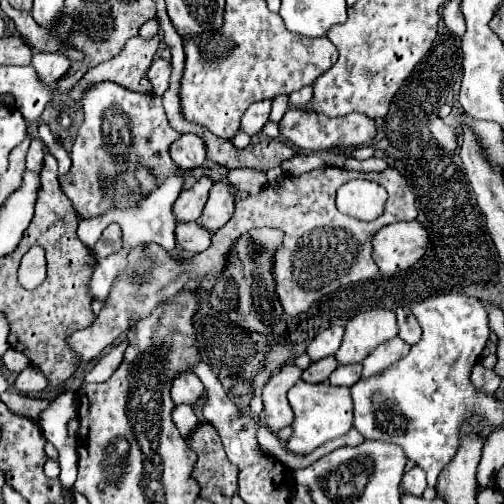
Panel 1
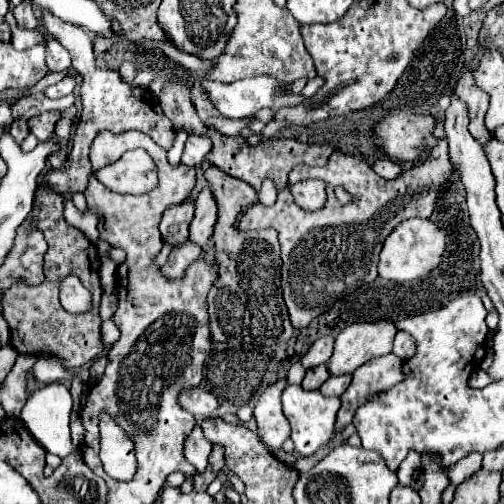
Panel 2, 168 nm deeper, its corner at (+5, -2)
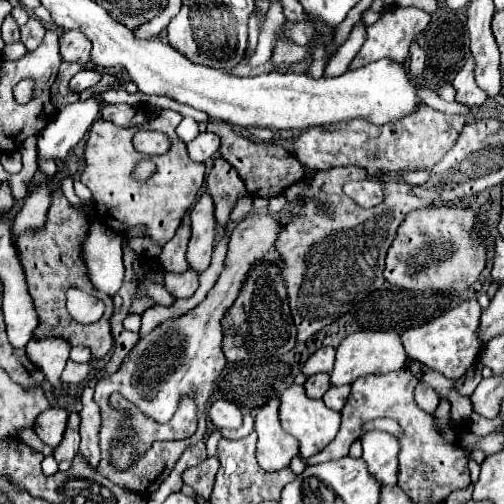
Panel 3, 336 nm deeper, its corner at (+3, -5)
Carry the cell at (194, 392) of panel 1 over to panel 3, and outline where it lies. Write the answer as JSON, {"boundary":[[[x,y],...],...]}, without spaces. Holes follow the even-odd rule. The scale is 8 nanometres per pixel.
{"boundary":[[[218,399],[218,401],[214,401],[210,405],[208,417],[220,429],[224,429],[224,427],[236,429],[236,427],[242,425],[242,413],[240,413],[240,409],[234,403],[224,401],[224,399]]]}

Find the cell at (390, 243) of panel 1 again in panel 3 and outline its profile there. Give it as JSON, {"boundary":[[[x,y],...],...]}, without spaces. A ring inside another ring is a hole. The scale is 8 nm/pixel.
{"boundary":[[[434,207],[420,209],[410,213],[398,227],[398,235],[388,249],[384,277],[390,285],[404,289],[432,289],[432,291],[450,291],[450,289],[466,289],[478,281],[480,271],[486,265],[486,245],[474,235],[476,213],[462,207]]]}

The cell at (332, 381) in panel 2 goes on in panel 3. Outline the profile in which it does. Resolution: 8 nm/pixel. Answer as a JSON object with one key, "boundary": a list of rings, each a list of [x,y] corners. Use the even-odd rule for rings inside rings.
{"boundary":[[[342,385],[342,387],[330,387],[326,393],[324,393],[324,403],[334,409],[334,411],[342,411],[344,403],[346,403],[346,397],[350,393],[350,385]]]}

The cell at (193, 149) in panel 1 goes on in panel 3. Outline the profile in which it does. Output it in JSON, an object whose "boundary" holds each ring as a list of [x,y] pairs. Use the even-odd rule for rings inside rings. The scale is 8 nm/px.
{"boundary":[[[200,133],[194,141],[190,141],[188,145],[188,155],[192,161],[196,163],[204,163],[208,159],[212,159],[218,153],[220,147],[220,139],[214,133]]]}

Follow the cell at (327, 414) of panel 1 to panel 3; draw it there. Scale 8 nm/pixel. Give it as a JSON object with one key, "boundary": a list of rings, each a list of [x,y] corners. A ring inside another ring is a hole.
{"boundary":[[[292,385],[282,393],[282,397],[280,397],[280,421],[282,421],[282,429],[300,441],[300,455],[304,459],[322,451],[336,437],[336,433],[340,429],[340,413],[328,409],[322,399],[306,397],[302,385]]]}

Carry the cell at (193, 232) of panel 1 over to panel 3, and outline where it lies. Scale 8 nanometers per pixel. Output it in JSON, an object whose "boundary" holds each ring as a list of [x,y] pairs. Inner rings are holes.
{"boundary":[[[186,269],[184,273],[164,273],[164,287],[174,297],[190,297],[198,289],[198,273]]]}

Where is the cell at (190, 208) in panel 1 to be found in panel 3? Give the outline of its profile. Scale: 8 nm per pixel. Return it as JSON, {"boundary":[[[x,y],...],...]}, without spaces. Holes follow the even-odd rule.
{"boundary":[[[180,225],[180,229],[176,229],[176,235],[164,245],[166,251],[162,249],[158,261],[166,271],[172,273],[182,273],[188,269],[188,261],[186,261],[186,245],[190,239],[190,227],[188,225]]]}

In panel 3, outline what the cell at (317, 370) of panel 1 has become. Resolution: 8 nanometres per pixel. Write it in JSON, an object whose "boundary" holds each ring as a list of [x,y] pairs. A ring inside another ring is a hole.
{"boundary":[[[318,373],[318,375],[312,375],[310,379],[306,379],[304,383],[304,389],[306,389],[306,395],[312,397],[312,399],[320,399],[330,387],[330,375],[328,373]]]}

